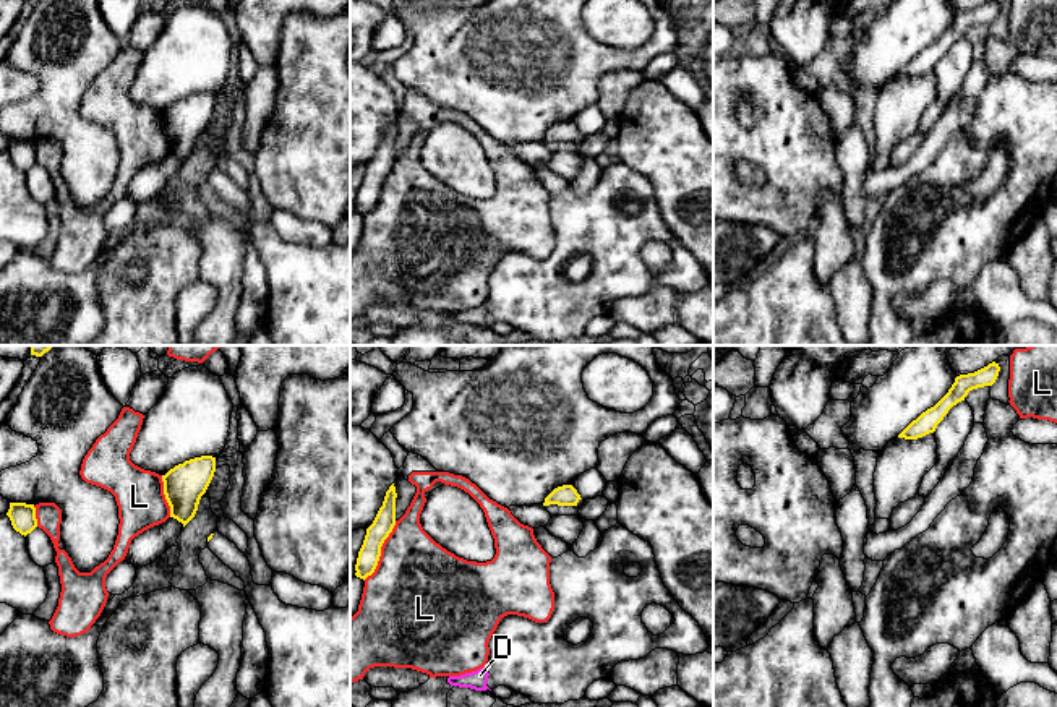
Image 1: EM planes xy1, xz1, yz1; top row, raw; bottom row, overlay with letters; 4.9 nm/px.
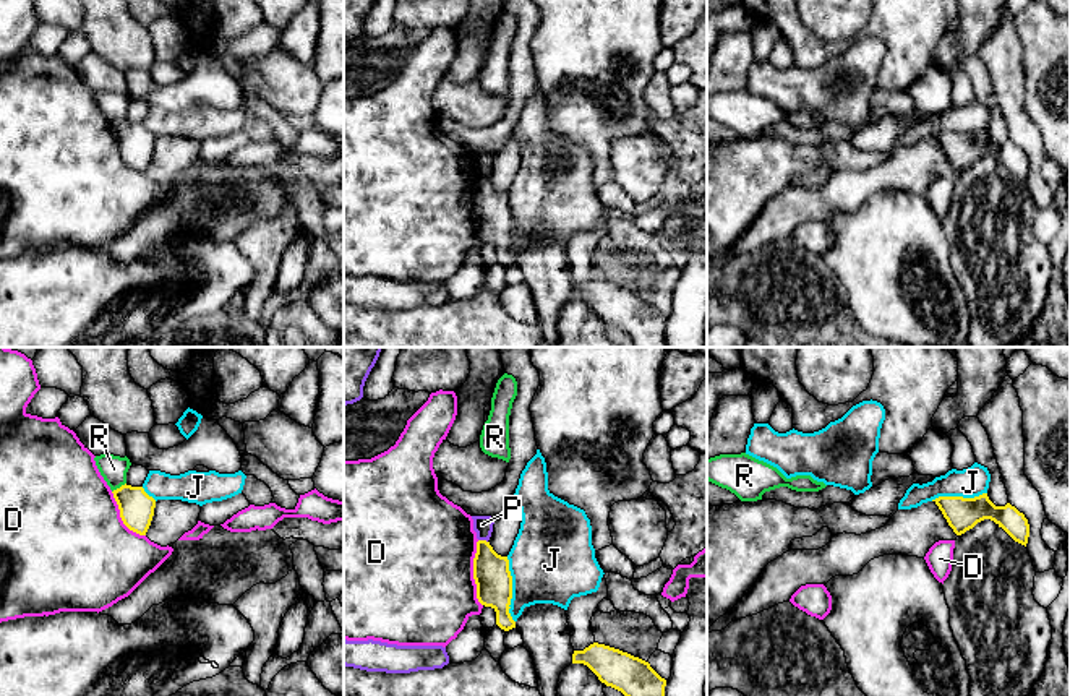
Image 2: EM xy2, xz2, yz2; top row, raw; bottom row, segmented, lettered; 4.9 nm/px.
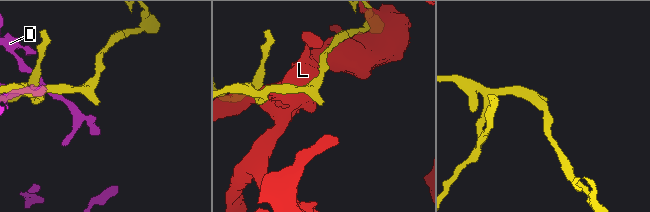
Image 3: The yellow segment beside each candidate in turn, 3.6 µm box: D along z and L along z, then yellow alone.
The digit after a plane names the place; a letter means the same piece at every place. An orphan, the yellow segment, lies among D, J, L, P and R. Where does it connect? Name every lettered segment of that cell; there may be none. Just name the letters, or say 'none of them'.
none of them

